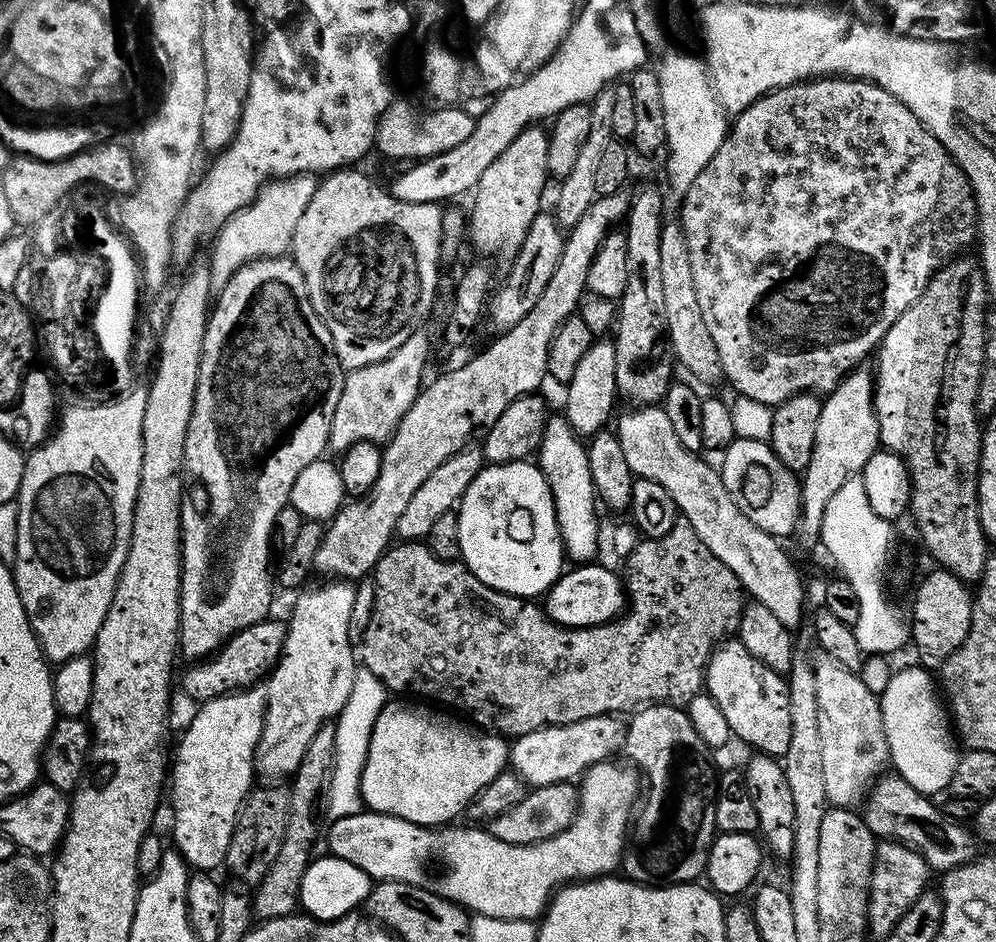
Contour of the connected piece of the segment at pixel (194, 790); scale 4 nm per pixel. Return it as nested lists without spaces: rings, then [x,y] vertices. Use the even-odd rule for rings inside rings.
[[[253,686],[243,690],[225,692],[213,700],[199,705],[188,724],[188,729],[180,736],[176,757],[170,760],[170,784],[172,780],[172,840],[175,851],[192,870],[216,870],[226,858],[230,838],[234,834],[234,822],[238,818],[240,803],[254,787],[254,765],[256,747],[262,734],[264,702],[266,692],[263,687]]]

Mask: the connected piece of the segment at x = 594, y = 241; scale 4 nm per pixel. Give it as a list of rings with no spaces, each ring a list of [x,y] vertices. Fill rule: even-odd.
[[[624,190],[597,196],[586,210],[586,214],[578,218],[573,228],[567,229],[558,266],[554,266],[550,282],[546,282],[546,288],[542,290],[542,294],[538,294],[538,302],[534,302],[531,310],[521,320],[514,322],[514,326],[499,333],[495,337],[497,340],[490,341],[473,360],[466,361],[461,368],[456,368],[453,372],[442,373],[437,380],[427,381],[426,387],[416,395],[410,410],[406,410],[406,414],[392,431],[392,437],[383,445],[380,454],[380,473],[374,486],[370,486],[365,496],[349,499],[325,527],[322,546],[318,546],[316,555],[314,568],[317,573],[329,572],[329,577],[343,578],[349,582],[367,577],[375,569],[380,555],[388,551],[390,541],[396,533],[398,518],[402,518],[402,513],[406,511],[406,502],[410,502],[414,490],[418,490],[418,486],[422,486],[422,482],[426,482],[426,478],[430,478],[430,474],[438,470],[438,466],[442,466],[446,458],[461,452],[471,441],[468,439],[479,428],[480,432],[492,425],[506,410],[506,406],[510,406],[515,399],[537,391],[536,387],[548,376],[548,346],[562,322],[566,322],[569,316],[579,309],[581,299],[586,292],[584,286],[586,270],[590,268],[590,262],[598,252],[598,246],[604,237],[627,217],[629,199],[629,193]]]

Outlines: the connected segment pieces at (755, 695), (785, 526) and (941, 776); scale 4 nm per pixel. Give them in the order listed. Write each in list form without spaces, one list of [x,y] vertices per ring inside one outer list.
[[[725,638],[717,644],[704,670],[708,695],[718,702],[733,737],[765,756],[783,758],[790,746],[790,694],[781,673],[762,666],[739,638]]]
[[[763,440],[732,441],[723,449],[724,465],[718,471],[726,490],[738,502],[738,506],[762,530],[777,538],[791,537],[796,531],[800,516],[800,486],[797,473],[791,472],[777,456],[772,453],[771,443]]]
[[[923,666],[915,667],[904,668],[901,672],[899,670],[893,671],[892,677],[889,678],[889,684],[884,692],[879,695],[880,709],[882,710],[882,722],[886,730],[890,764],[891,767],[896,767],[893,768],[895,775],[900,776],[906,782],[910,782],[910,786],[914,786],[914,790],[918,790],[923,796],[932,798],[935,797],[935,792],[941,791],[943,793],[947,789],[948,783],[954,778],[954,770],[958,766],[961,753],[956,752],[958,740],[954,735],[949,713],[938,695],[937,685],[934,680],[934,685],[932,685],[932,680],[928,677],[931,676],[929,669]]]

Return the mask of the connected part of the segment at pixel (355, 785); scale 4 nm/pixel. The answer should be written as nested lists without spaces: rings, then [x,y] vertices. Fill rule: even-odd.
[[[357,667],[354,674],[354,686],[350,689],[350,698],[346,698],[346,706],[342,706],[336,725],[336,757],[334,758],[334,778],[330,782],[330,790],[326,797],[326,816],[329,821],[346,818],[350,814],[361,811],[360,779],[366,762],[366,754],[370,750],[370,734],[374,730],[374,722],[378,714],[390,699],[390,693],[384,683],[370,670]]]

